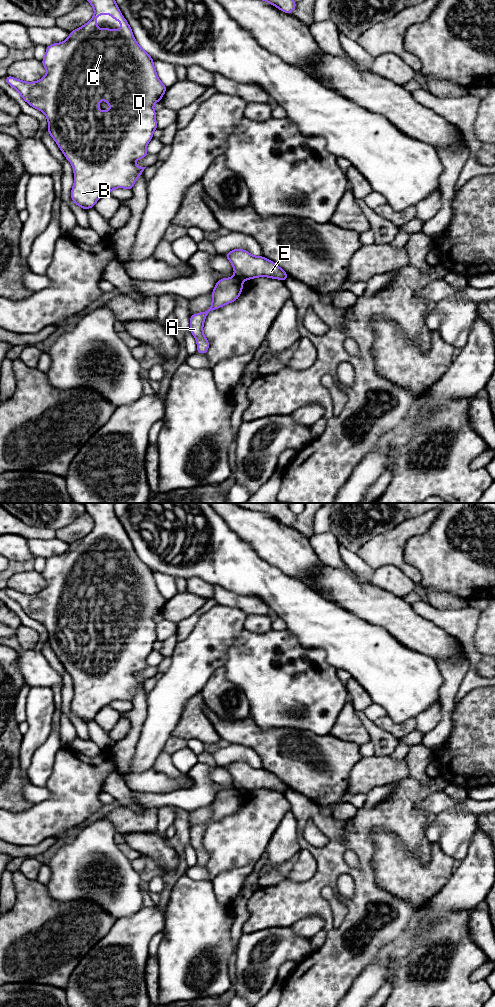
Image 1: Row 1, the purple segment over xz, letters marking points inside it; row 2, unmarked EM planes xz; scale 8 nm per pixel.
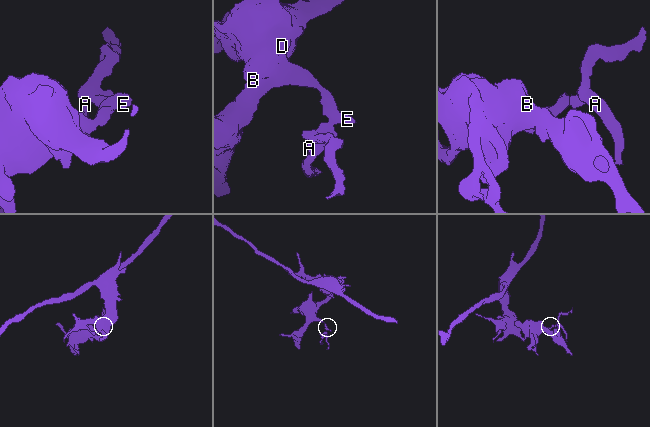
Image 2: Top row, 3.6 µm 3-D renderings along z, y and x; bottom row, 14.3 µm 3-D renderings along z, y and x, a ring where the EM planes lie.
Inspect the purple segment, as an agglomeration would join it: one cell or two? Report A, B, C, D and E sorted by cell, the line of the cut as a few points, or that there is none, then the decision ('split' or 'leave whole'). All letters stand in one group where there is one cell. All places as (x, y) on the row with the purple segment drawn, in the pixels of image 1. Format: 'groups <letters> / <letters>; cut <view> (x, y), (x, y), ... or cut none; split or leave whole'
groups A / B C D E; cut xz (235, 275), (242, 281); split

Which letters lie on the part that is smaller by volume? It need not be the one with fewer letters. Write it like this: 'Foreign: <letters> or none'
Foreign: A

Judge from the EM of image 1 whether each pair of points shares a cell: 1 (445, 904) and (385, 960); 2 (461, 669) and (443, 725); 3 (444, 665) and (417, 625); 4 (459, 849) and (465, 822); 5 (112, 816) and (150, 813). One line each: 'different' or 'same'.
1: same
2: same
3: different
4: same
5: same

